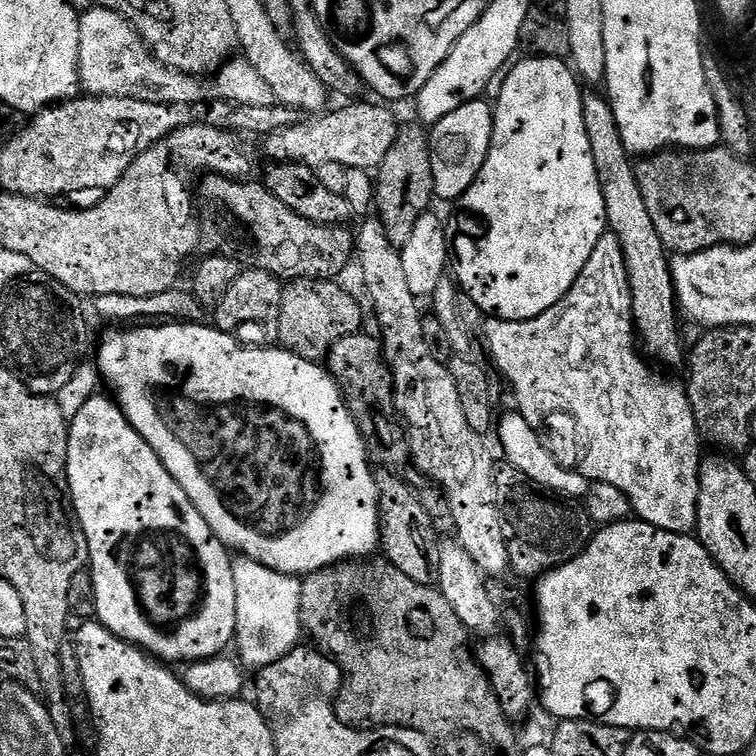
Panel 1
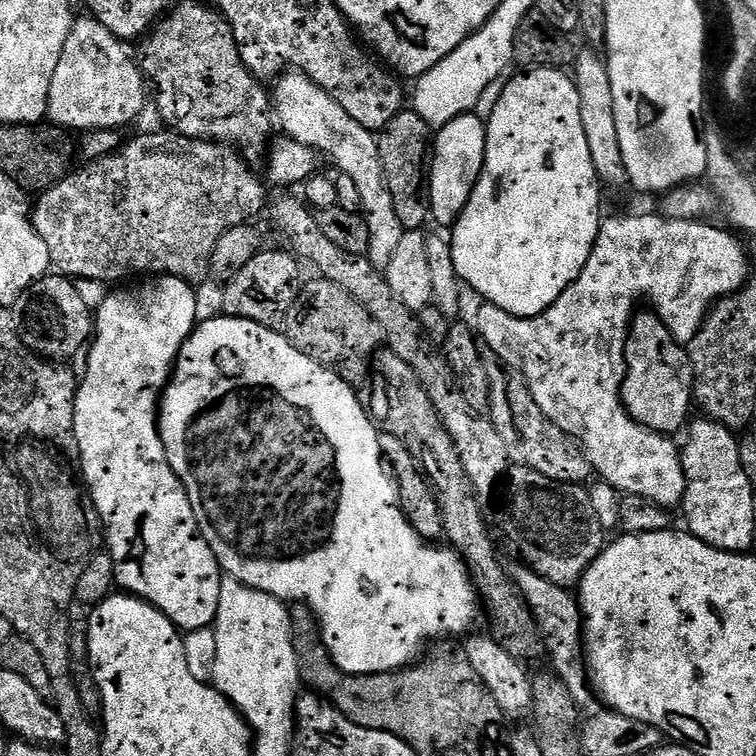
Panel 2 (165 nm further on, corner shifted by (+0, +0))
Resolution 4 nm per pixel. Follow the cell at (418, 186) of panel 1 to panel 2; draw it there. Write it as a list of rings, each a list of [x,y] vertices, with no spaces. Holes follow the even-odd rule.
[[[401,110],[382,129],[378,139],[386,182],[394,198],[394,210],[398,210],[398,222],[402,222],[405,230],[423,229],[423,224],[429,223],[432,210],[428,175],[432,173],[434,130],[415,110]]]

